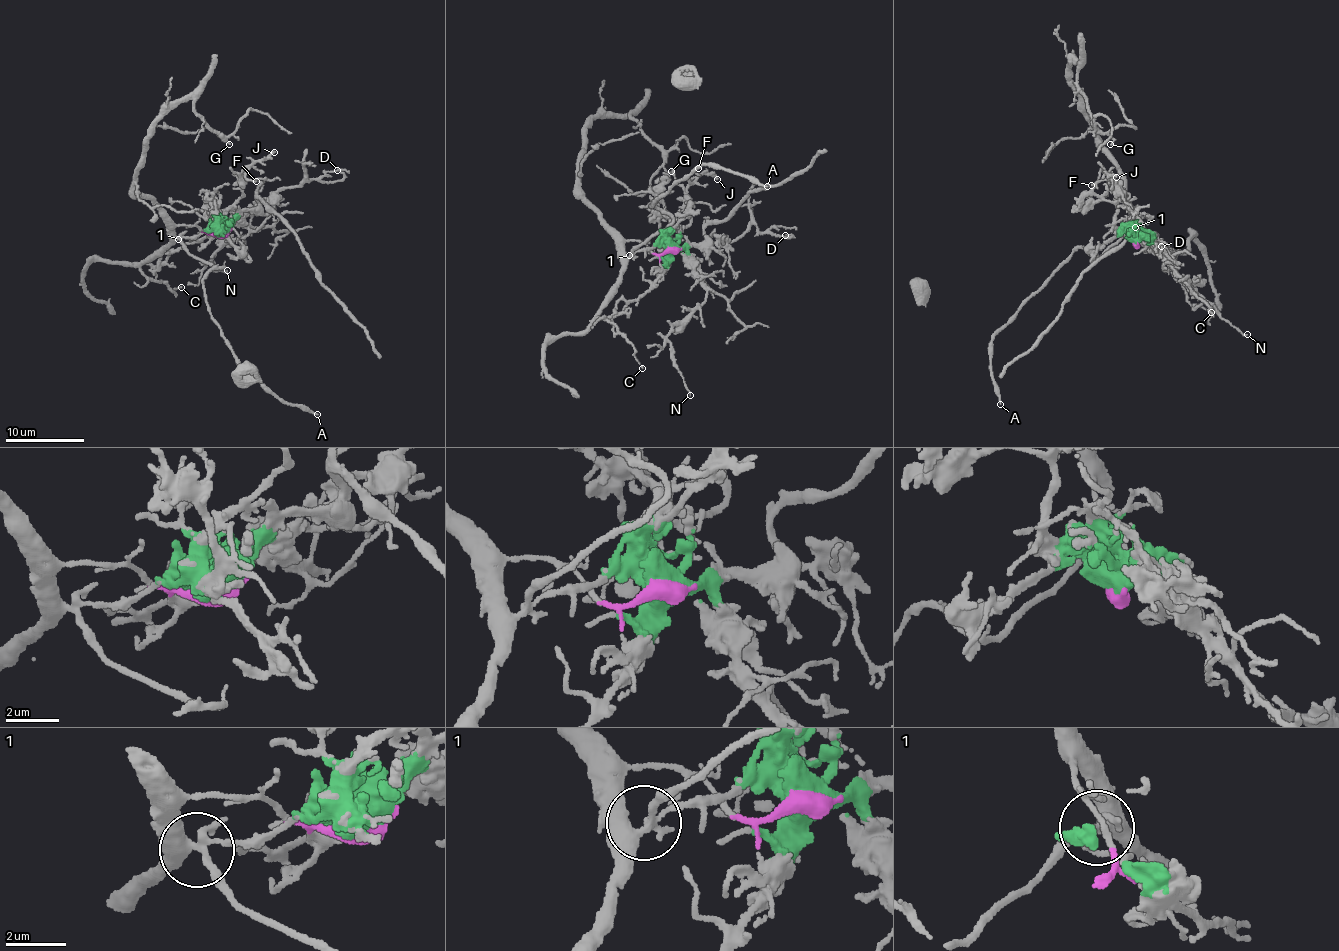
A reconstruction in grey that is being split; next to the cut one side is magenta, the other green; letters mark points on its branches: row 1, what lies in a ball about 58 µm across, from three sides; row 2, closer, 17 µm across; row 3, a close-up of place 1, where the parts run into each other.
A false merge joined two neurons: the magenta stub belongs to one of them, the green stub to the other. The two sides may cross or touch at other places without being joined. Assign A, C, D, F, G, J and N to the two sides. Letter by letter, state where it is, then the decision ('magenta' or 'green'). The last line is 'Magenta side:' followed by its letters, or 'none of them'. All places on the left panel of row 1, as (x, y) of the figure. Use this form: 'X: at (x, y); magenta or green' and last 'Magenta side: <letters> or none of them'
A: at (317, 414); magenta
C: at (181, 287); magenta
D: at (337, 170); green
F: at (256, 181); green
G: at (229, 144); magenta
J: at (274, 152); green
N: at (227, 270); green
Magenta side: A, C, G

